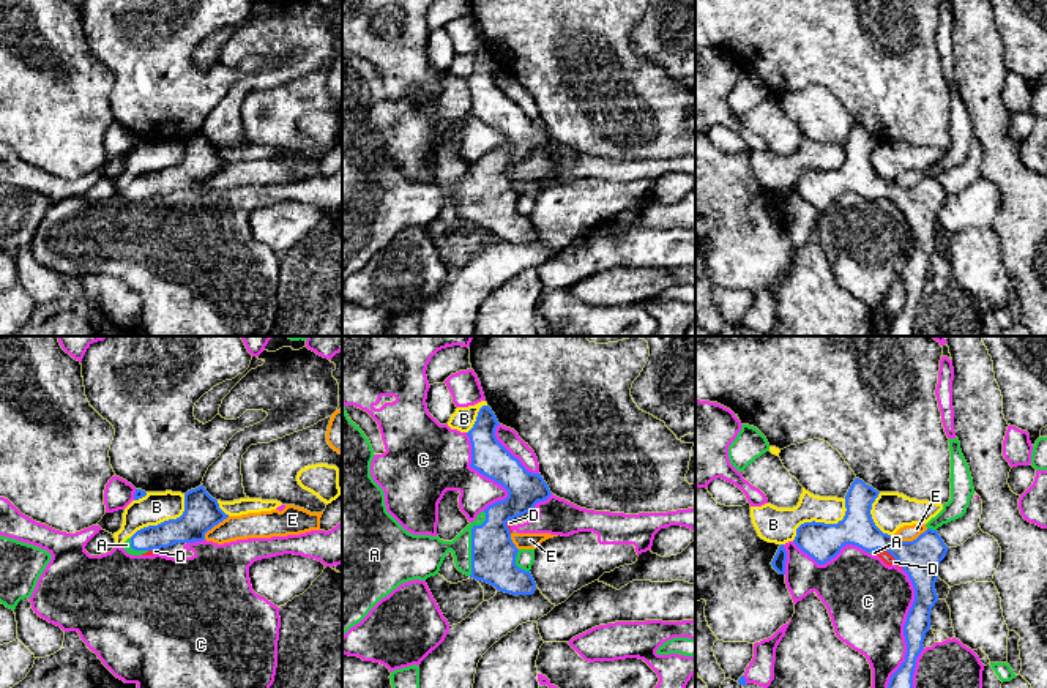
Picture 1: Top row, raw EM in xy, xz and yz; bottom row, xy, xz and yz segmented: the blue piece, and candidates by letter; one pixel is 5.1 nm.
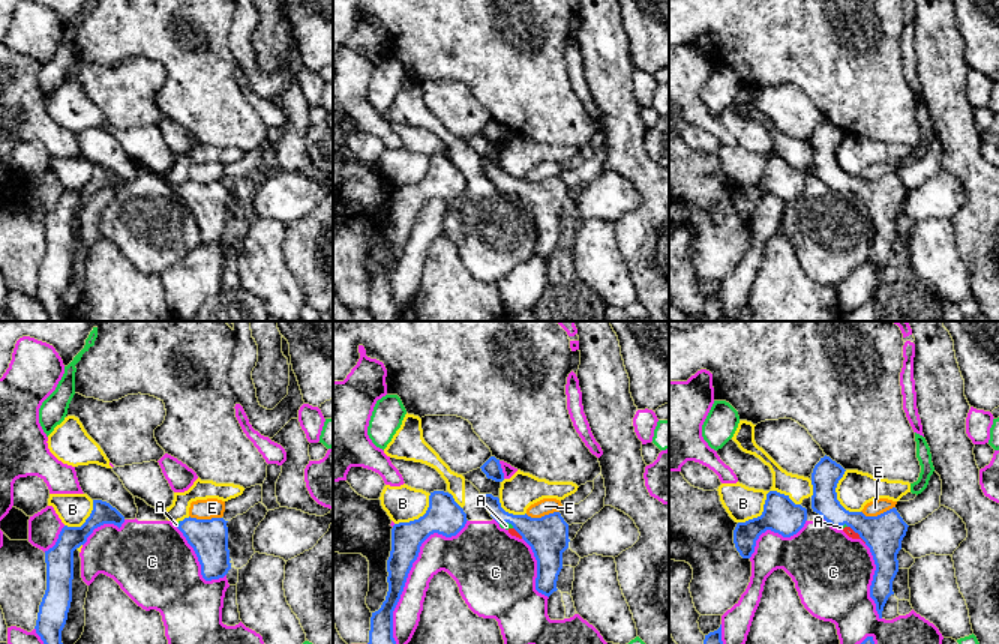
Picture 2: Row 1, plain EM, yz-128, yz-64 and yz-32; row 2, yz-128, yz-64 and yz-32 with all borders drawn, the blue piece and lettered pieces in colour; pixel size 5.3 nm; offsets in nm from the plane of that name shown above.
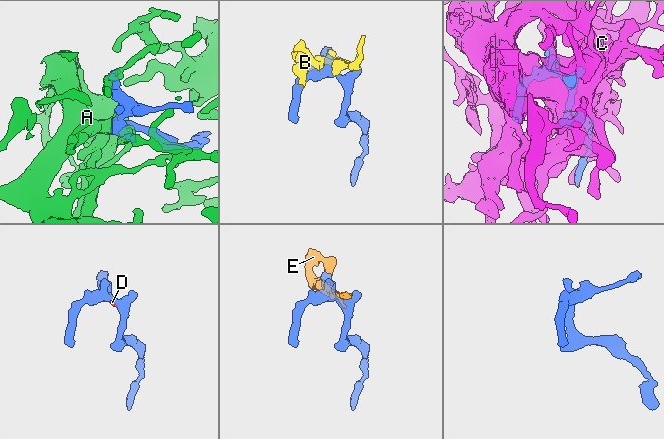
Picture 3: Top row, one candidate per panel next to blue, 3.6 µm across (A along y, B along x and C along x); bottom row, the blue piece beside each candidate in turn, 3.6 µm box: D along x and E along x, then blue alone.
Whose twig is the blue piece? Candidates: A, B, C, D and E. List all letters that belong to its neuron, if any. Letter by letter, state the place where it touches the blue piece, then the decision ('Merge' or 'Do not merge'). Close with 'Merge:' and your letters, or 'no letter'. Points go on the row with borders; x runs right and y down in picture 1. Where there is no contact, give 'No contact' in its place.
A: Touches blue at xz (472, 542). Merge
B: Touches blue at yz (823, 523). Do not merge
C: Touches blue at yz (904, 628). Do not merge
D: Touches blue at yz (893, 556). Do not merge
E: Touches blue at yz (910, 542). Do not merge
Merge: A

